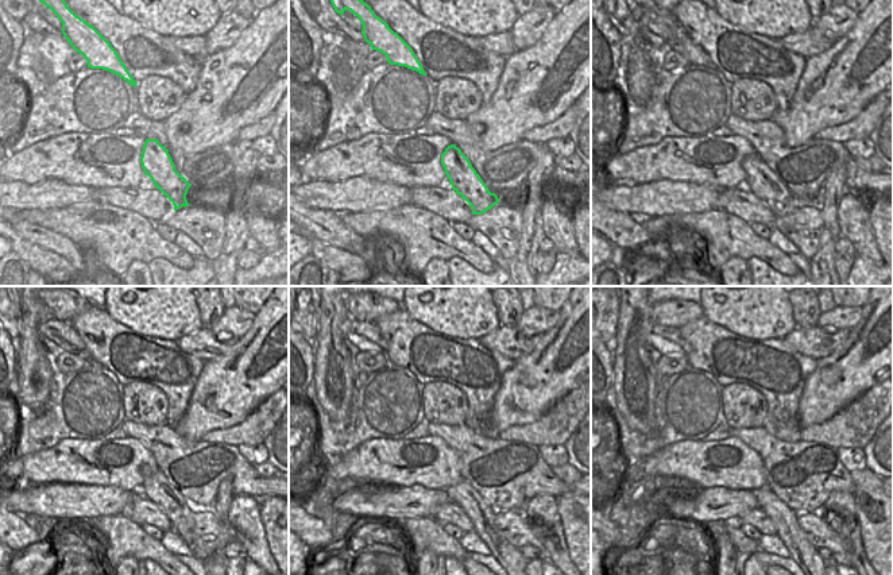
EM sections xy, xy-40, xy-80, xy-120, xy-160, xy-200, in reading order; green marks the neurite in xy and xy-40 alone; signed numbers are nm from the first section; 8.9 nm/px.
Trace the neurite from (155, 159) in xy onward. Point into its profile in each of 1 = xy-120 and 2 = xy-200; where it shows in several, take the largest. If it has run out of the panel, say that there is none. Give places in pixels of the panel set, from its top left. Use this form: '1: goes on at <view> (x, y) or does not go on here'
1: goes on at xy-120 (157, 489)
2: goes on at xy-200 (801, 551)

